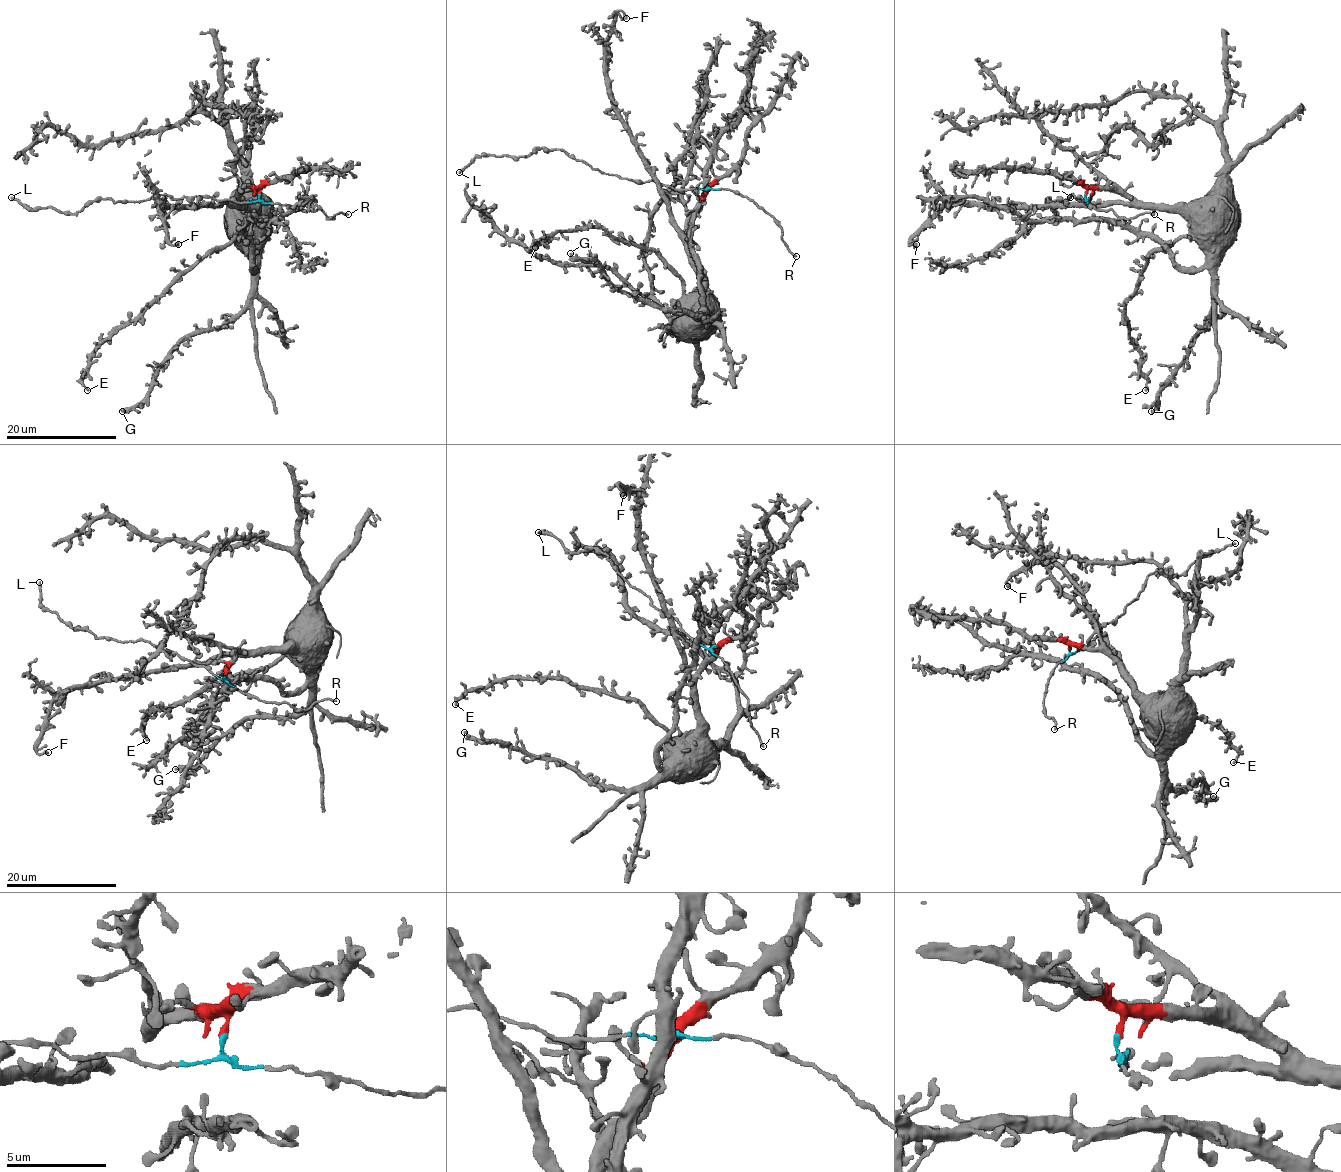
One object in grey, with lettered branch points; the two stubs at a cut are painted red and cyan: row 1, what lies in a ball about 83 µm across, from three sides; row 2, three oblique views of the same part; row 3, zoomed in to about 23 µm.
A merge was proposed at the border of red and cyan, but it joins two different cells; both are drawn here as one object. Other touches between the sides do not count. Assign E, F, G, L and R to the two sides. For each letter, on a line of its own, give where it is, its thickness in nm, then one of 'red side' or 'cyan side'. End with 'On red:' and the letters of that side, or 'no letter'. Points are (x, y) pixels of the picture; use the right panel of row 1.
E: at (1145, 390); 220 nm thick; red side
F: at (916, 244); 380 nm thick; red side
G: at (1151, 411); 280 nm thick; red side
L: at (1070, 197); 170 nm thick; cyan side
R: at (1154, 214); 180 nm thick; cyan side
On red: E, F, G

